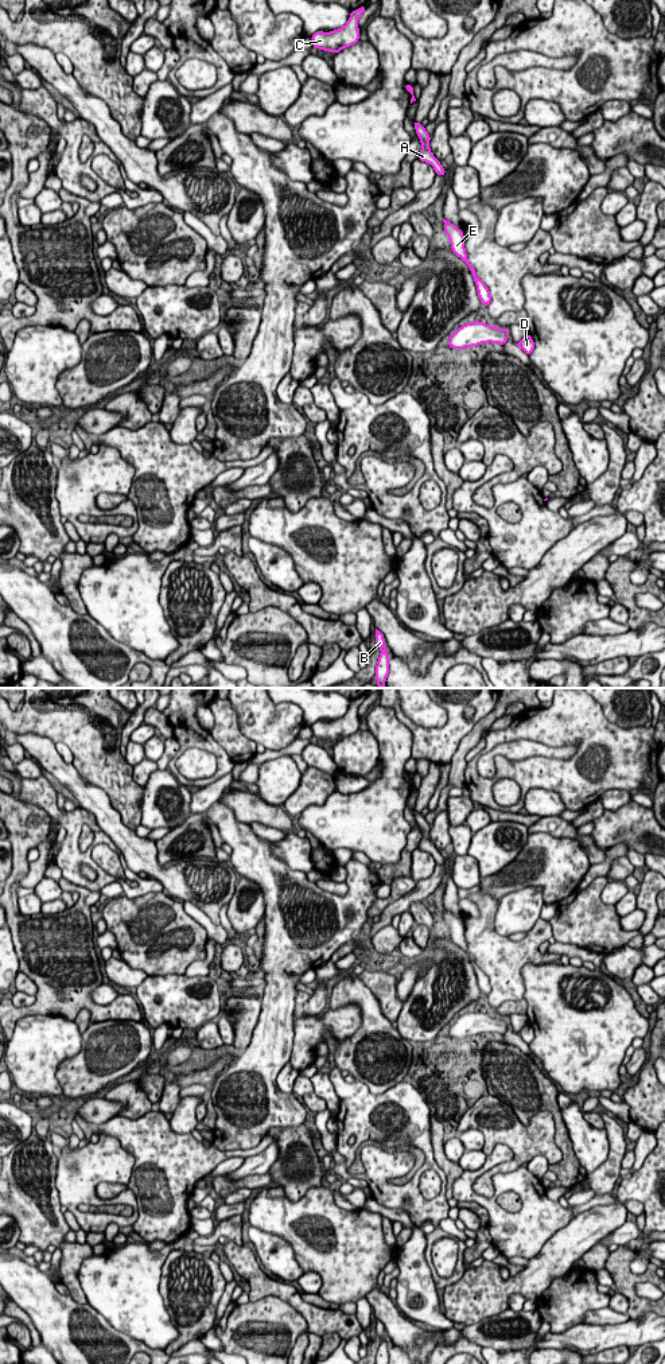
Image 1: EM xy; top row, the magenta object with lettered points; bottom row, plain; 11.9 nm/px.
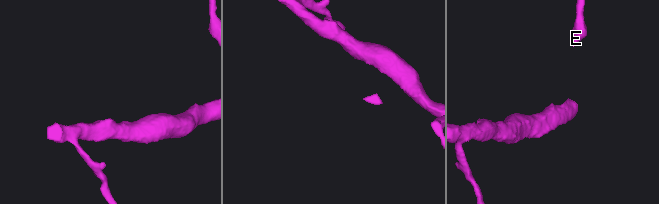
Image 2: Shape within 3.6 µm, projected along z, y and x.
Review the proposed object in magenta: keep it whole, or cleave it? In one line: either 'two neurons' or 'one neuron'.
one neuron

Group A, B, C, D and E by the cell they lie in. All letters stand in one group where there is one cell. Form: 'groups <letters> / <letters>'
groups A B C D E

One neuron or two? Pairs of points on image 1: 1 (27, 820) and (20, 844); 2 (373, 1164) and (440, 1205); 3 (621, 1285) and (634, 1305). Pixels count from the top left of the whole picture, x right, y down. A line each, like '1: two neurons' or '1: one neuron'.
1: one neuron
2: one neuron
3: one neuron

